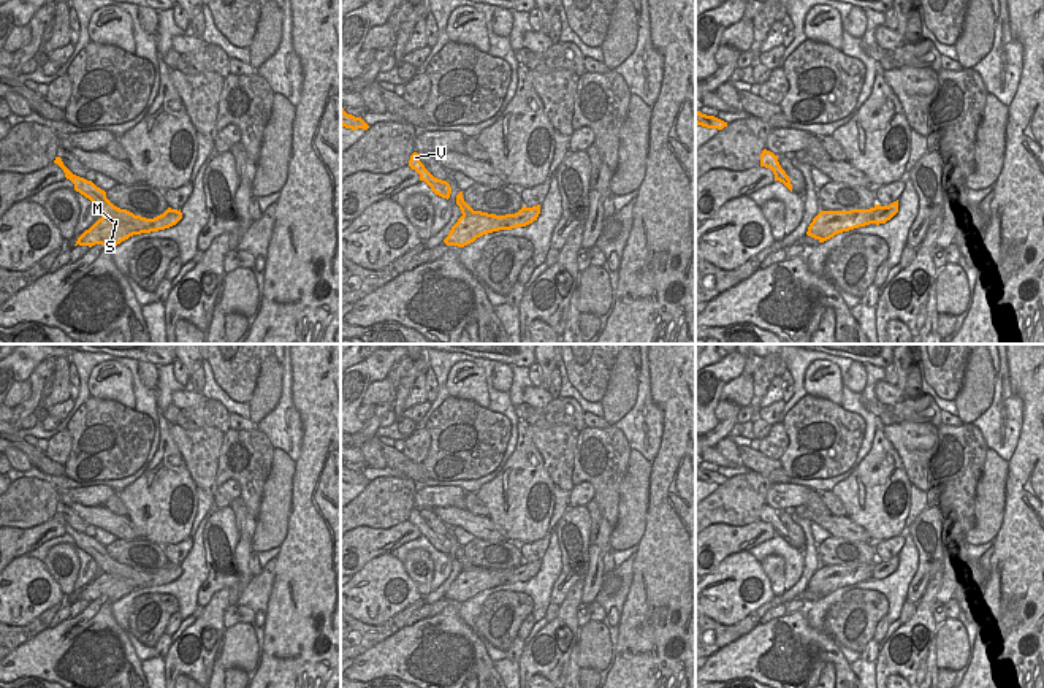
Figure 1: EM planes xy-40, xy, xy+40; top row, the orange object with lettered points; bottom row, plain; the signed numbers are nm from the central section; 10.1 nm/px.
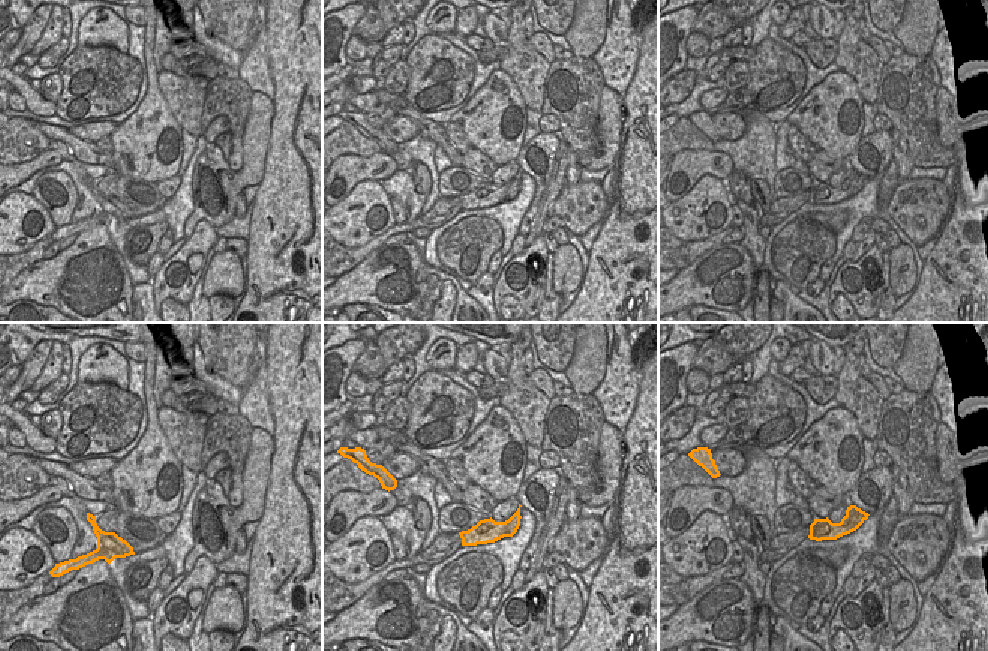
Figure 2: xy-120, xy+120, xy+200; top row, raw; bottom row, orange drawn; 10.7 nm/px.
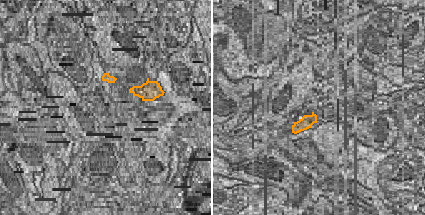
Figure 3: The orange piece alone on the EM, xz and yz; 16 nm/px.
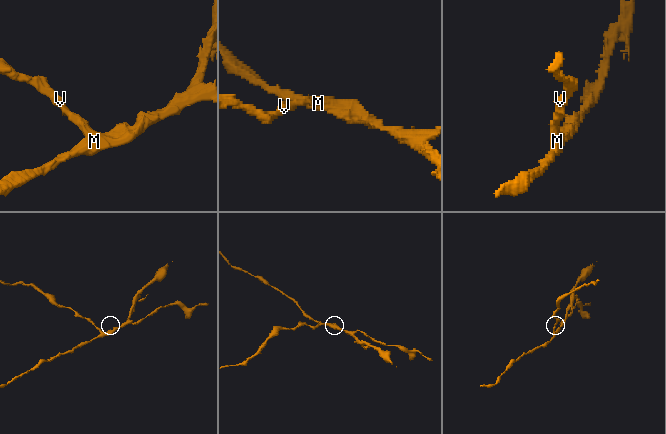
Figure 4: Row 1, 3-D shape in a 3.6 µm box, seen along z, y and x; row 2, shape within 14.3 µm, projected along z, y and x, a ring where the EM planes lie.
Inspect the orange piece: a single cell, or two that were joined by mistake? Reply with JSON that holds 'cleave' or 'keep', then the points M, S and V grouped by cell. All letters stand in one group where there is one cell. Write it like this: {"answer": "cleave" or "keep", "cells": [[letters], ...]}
{"answer": "cleave", "cells": [["M"], ["S", "V"]]}

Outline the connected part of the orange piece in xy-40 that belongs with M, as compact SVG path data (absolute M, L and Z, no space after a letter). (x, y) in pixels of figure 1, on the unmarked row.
M101 572L78 593L74 601L79 599L92 602L95 599L101 599L114 602L133 590L135 587L130 585L127 579L112 577L109 574Z

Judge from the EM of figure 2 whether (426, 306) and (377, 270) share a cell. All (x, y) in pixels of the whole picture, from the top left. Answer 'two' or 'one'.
two

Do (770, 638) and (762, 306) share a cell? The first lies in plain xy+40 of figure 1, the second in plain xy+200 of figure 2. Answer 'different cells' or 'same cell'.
different cells

